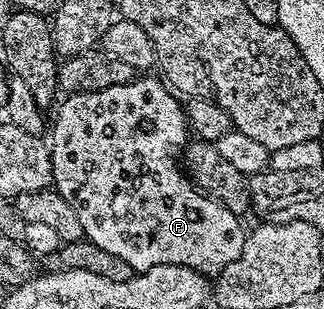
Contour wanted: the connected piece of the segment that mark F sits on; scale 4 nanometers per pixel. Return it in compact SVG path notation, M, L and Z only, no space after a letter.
M151 75L142 76L145 77L142 81L134 79L128 81L126 85L107 87L103 91L95 91L94 93L70 93L64 98L65 102L62 103L61 110L57 113L57 122L54 125L52 122L51 125L51 133L53 129L51 152L53 154L55 192L63 195L63 199L67 199L75 207L75 211L79 215L79 223L83 223L85 237L93 244L103 247L103 251L123 259L123 263L130 265L134 271L144 271L160 265L182 265L183 267L191 267L196 273L216 275L227 267L227 263L235 263L235 259L239 259L245 246L247 229L241 226L243 221L240 216L233 214L220 202L196 188L183 172L182 166L181 169L177 166L177 161L173 158L173 148L180 143L181 136L187 133L185 110L182 102L180 100L177 102L178 98L160 80L157 82L155 78L147 76Z

